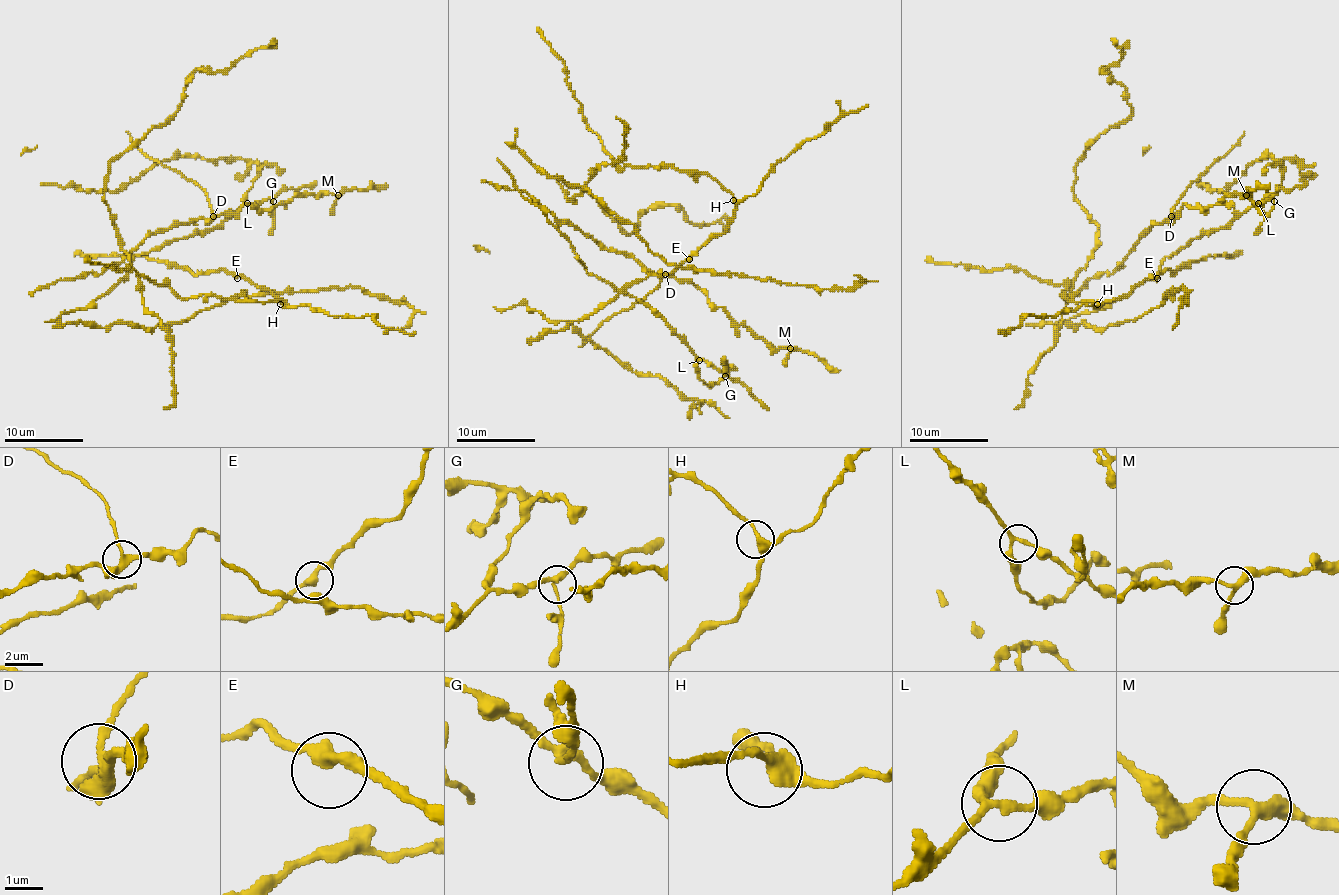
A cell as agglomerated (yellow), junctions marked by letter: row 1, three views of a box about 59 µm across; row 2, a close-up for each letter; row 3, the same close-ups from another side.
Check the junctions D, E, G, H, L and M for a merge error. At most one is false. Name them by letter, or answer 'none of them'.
D

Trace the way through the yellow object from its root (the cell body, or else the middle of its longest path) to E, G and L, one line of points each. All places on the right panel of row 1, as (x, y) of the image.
E: (1145, 280), (1153, 276), (1157, 278)
G: (1145, 280), (1167, 268), (1175, 274), (1188, 260), (1184, 248), (1194, 238), (1228, 226), (1254, 205), (1274, 201)
L: (1145, 280), (1167, 268), (1175, 274), (1188, 260), (1184, 248), (1194, 238), (1228, 226), (1258, 203)

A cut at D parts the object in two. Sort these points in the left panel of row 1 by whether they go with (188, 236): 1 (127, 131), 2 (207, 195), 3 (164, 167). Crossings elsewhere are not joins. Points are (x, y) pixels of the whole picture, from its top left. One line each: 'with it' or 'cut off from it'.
1: cut off from it
2: cut off from it
3: cut off from it

